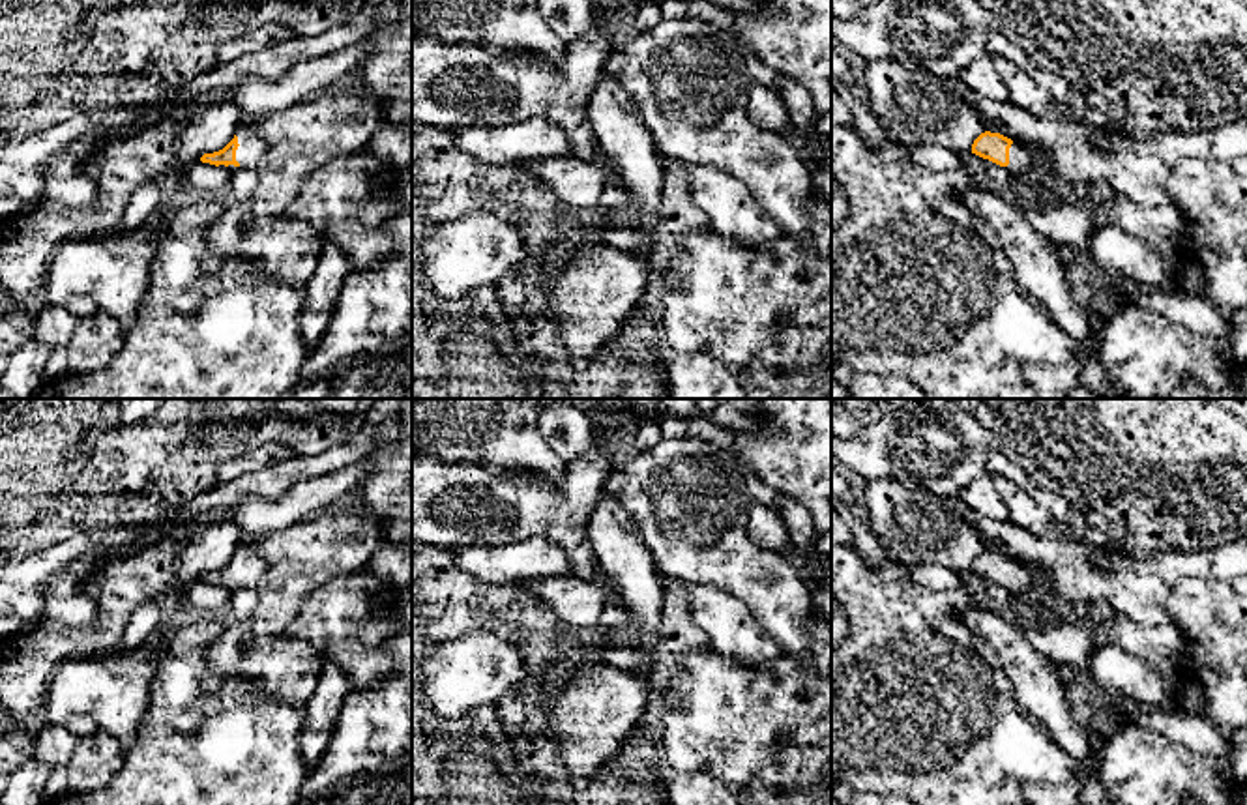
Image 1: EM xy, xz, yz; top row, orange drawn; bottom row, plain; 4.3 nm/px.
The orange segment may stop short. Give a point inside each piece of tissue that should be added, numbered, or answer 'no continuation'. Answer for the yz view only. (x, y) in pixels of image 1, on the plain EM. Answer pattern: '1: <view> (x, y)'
1: yz (1023, 579)

